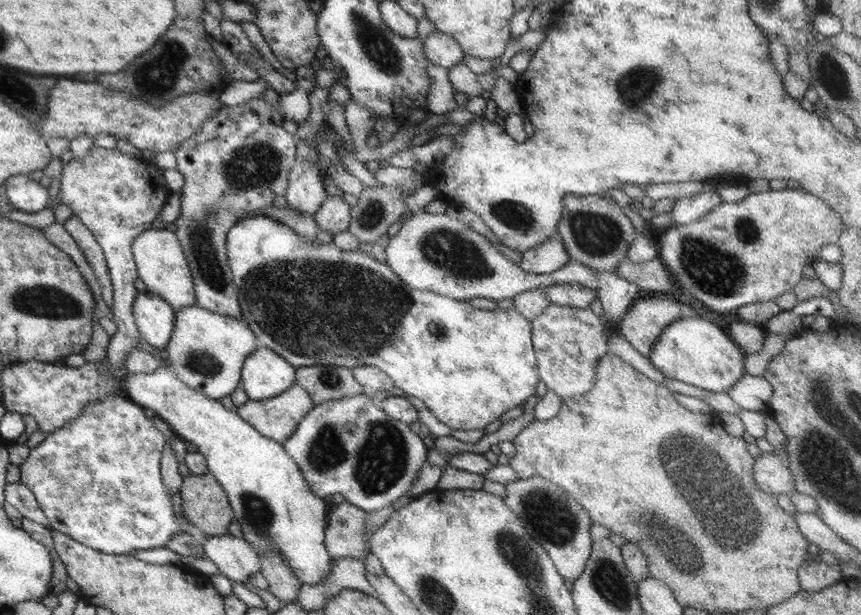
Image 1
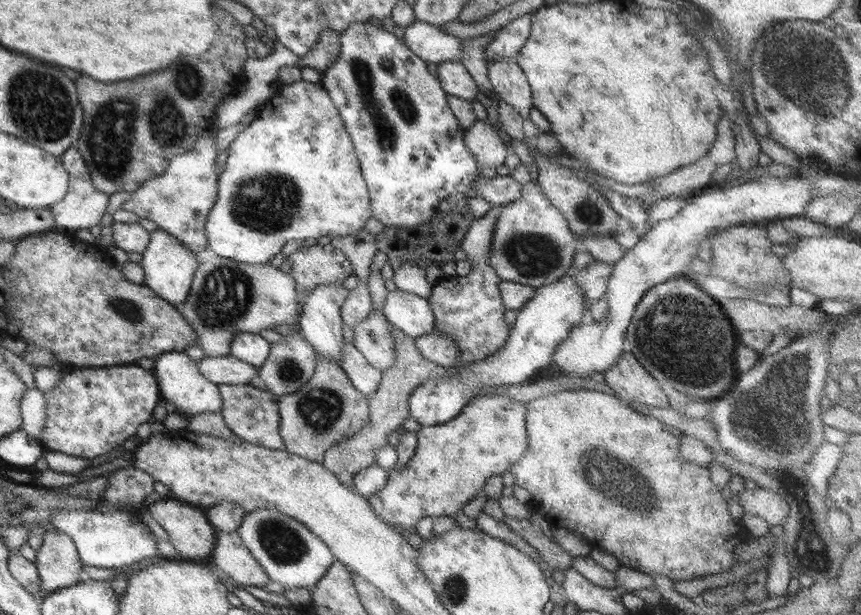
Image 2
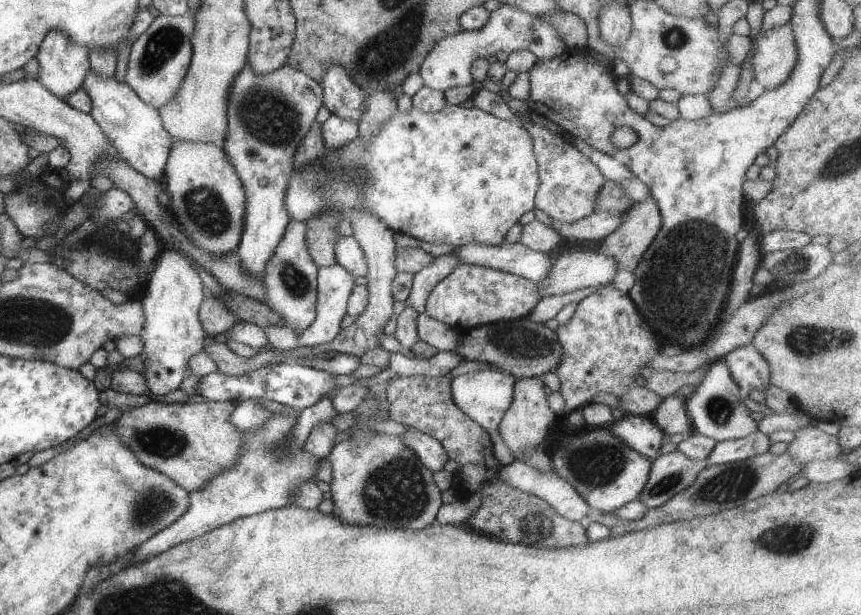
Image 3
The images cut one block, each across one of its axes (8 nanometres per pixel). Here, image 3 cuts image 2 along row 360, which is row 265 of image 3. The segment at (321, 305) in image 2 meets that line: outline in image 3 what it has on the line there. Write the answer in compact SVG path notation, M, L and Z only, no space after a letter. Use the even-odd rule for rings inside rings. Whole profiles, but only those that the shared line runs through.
M341 266L318 267L316 274L316 315L313 322L298 333L298 346L315 346L329 342L339 331L339 323L346 313L346 302L353 288L354 278Z

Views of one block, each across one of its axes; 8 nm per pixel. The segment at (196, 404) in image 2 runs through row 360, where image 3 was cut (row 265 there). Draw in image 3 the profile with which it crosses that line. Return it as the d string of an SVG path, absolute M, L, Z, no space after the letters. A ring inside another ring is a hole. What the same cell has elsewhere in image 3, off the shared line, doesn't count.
M167 248L153 264L145 291L139 296L144 321L138 337L142 340L144 376L150 396L178 388L188 375L187 360L205 345L205 332L198 321L201 301L207 295L195 267L178 251Z

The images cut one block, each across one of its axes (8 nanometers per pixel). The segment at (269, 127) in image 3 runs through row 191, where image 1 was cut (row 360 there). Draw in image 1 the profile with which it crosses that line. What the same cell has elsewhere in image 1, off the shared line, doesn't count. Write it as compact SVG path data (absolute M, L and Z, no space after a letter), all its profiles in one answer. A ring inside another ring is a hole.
M260 345L242 363L241 387L248 400L265 400L285 392L295 382L294 367Z

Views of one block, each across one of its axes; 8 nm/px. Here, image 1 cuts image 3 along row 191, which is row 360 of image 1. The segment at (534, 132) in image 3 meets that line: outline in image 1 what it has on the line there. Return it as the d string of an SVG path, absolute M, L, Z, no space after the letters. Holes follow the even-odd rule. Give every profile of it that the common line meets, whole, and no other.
M549 304L529 325L538 375L546 390L553 390L561 401L576 394L585 394L593 386L593 374L599 358L608 351L600 318L589 308Z

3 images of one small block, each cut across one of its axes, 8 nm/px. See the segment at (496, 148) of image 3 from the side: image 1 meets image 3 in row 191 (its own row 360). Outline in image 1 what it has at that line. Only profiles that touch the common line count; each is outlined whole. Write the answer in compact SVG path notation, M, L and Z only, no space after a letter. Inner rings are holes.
M257 214L254 218L245 217L237 221L228 230L225 250L233 284L237 286L240 319L247 323L261 345L284 358L285 362L294 368L319 365L332 365L333 367L348 369L354 366L377 367L393 381L394 386L401 392L421 400L433 414L433 417L439 423L449 427L450 430L483 430L493 420L499 419L505 411L523 404L529 396L535 394L535 386L537 386L540 378L531 346L531 325L515 308L507 310L496 308L493 311L477 309L471 306L468 301L457 301L429 291L411 288L405 285L386 263L375 261L371 255L359 248L353 251L343 251L339 247L335 247L333 242L321 244L315 241L307 241L307 239L295 234L289 227L267 221L260 214Z

